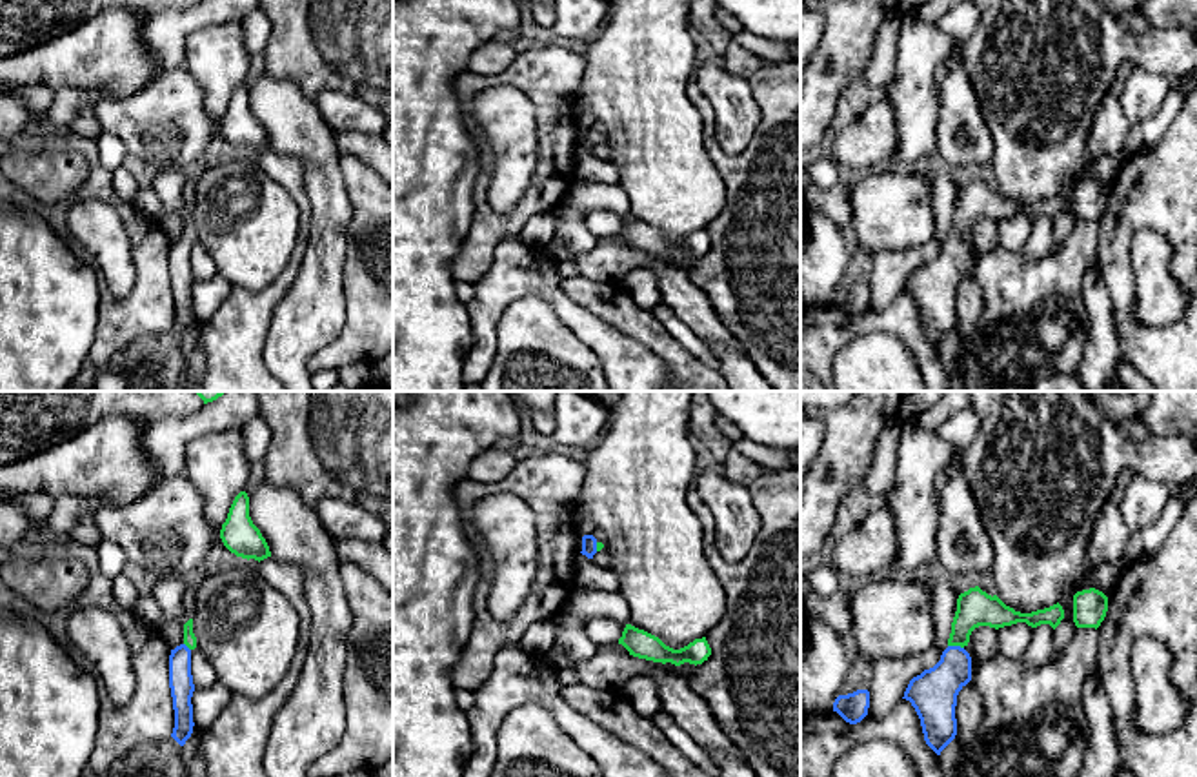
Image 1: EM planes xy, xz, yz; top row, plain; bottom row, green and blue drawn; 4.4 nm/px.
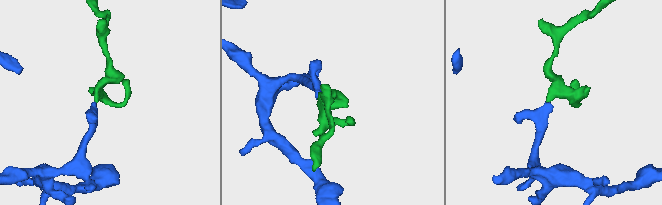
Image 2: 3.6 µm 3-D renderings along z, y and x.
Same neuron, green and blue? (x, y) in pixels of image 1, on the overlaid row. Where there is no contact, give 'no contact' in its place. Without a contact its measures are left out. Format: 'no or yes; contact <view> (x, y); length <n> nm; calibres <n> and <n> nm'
yes; contact yz (955, 645); length 70 nm; calibres 160 and 200 nm

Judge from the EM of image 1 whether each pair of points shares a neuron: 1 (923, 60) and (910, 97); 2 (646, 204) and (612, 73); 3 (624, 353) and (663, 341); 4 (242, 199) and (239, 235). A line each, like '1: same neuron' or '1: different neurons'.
1: same neuron
2: same neuron
3: different neurons
4: same neuron

